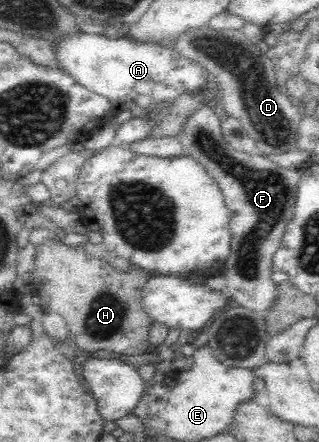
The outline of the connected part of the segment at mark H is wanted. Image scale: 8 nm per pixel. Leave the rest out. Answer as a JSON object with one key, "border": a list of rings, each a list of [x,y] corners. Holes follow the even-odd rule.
{"border":[[[54,232],[49,237],[45,237],[39,245],[34,245],[35,253],[32,255],[33,268],[31,273],[31,289],[35,289],[38,296],[38,309],[43,313],[58,313],[65,319],[69,328],[69,335],[74,339],[74,345],[81,349],[109,349],[115,353],[139,353],[139,349],[147,347],[145,335],[149,329],[149,319],[147,312],[143,311],[141,304],[141,296],[143,286],[146,284],[147,273],[143,273],[141,268],[130,267],[119,269],[115,263],[103,259],[103,257],[95,257],[91,253],[87,253],[85,249],[71,245],[65,240],[61,232]],[[127,333],[127,347],[103,347],[103,339],[115,339],[115,337],[123,337]]]}

